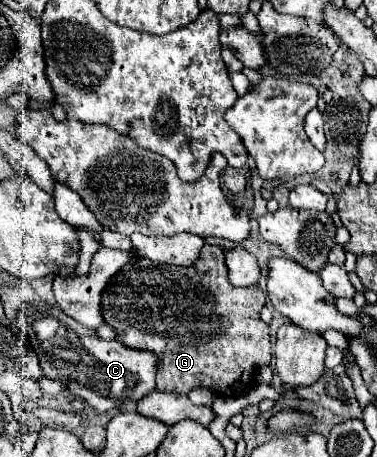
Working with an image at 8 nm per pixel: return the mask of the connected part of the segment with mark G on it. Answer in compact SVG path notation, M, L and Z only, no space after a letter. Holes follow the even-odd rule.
M204 245L202 251L200 251L200 257L196 259L194 265L190 267L178 267L178 265L156 265L156 263L126 263L120 273L116 277L112 277L110 285L102 291L102 317L108 325L114 327L116 331L116 341L132 347L132 349L148 349L148 351L154 351L160 359L162 359L162 369L160 373L156 375L156 387L158 389L164 389L164 391L170 391L170 393L190 393L192 389L196 387L206 387L206 389L212 389L214 393L218 395L242 395L246 391L246 387L254 381L254 375L256 375L256 369L260 365L268 365L270 359L272 359L272 351L270 351L270 327L266 323L260 321L260 309L264 307L266 303L266 295L264 291L258 287L258 285L252 285L252 287L234 287L230 285L228 281L228 271L226 271L226 263L224 263L224 251L216 245ZM142 269L160 269L162 275L164 275L164 285L146 285L144 281L134 281L130 279L128 275L134 273L138 275Z

